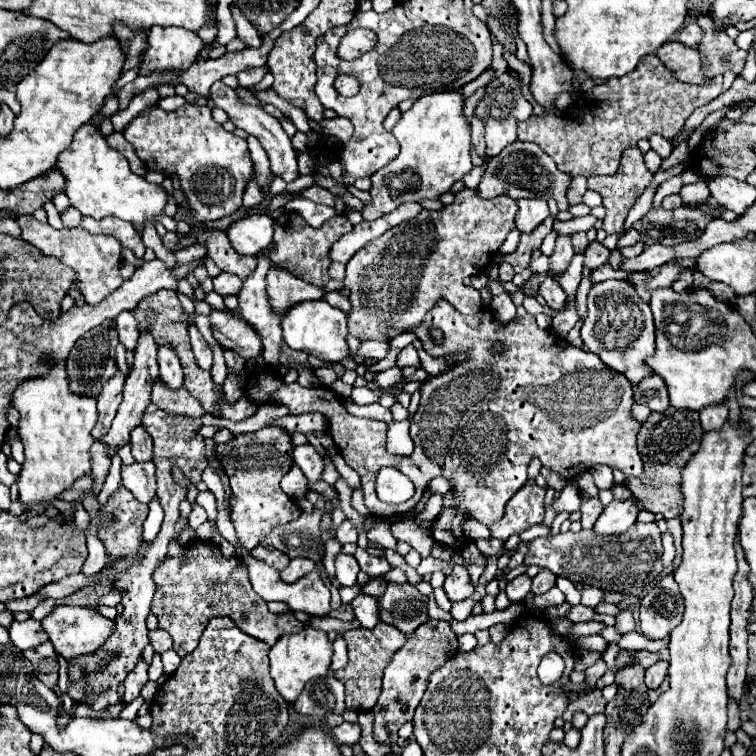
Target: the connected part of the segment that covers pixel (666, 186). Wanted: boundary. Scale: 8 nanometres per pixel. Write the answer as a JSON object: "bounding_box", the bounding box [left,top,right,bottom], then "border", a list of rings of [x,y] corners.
{"bounding_box":[652,176,682,210],"border":[[[674,176],[674,178],[670,178],[670,180],[662,182],[662,184],[658,186],[656,194],[654,194],[652,210],[658,210],[658,208],[660,208],[660,202],[662,202],[662,198],[664,198],[664,196],[668,196],[668,194],[678,194],[678,192],[680,192],[680,188],[682,188],[682,180],[680,180],[678,176]]]}

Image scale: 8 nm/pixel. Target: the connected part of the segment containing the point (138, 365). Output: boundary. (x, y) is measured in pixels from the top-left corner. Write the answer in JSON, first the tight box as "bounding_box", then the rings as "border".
{"bounding_box":[102,330,158,448],"border":[[[142,330],[138,336],[138,344],[134,350],[134,364],[132,364],[132,372],[126,378],[124,384],[124,400],[116,412],[116,418],[112,420],[112,428],[108,430],[108,434],[102,438],[102,442],[106,442],[108,446],[116,448],[116,446],[124,446],[130,440],[130,432],[140,426],[140,418],[142,412],[146,410],[146,406],[150,404],[150,392],[152,392],[152,382],[158,378],[158,362],[156,362],[156,352],[158,352],[158,344],[156,338],[152,334],[148,334],[148,330]]]}

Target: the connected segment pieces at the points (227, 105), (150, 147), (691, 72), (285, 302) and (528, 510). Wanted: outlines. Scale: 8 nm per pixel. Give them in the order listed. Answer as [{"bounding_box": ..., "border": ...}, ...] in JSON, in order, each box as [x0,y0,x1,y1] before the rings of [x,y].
[{"bounding_box":[210,82,300,182],"border":[[[214,82],[212,84],[210,96],[212,96],[212,100],[214,100],[214,104],[218,108],[222,108],[222,110],[228,112],[228,116],[234,122],[236,128],[242,128],[242,130],[246,130],[248,134],[254,134],[260,140],[260,144],[264,146],[264,150],[266,150],[266,154],[270,158],[270,168],[272,168],[274,176],[280,176],[284,182],[292,182],[292,180],[296,180],[300,176],[298,174],[298,166],[296,166],[296,150],[292,148],[290,138],[284,132],[284,128],[280,126],[278,118],[274,118],[268,112],[264,112],[260,106],[250,106],[250,104],[240,102],[238,96],[236,96],[236,92],[232,88],[228,88],[226,84],[222,84],[222,82]]]},{"bounding_box":[124,104,254,222],"border":[[[184,104],[178,112],[166,112],[160,106],[148,108],[128,124],[124,138],[134,146],[148,170],[158,170],[164,176],[178,174],[180,188],[190,202],[196,222],[212,222],[230,216],[242,206],[244,188],[254,172],[248,144],[244,138],[226,132],[222,124],[212,118],[208,106]]]},{"bounding_box":[656,40,712,84],"border":[[[672,40],[672,42],[666,42],[660,50],[656,50],[656,56],[682,82],[690,82],[690,84],[710,84],[712,82],[712,78],[706,76],[698,48],[688,48],[684,44]]]},{"bounding_box":[266,268,324,318],"border":[[[270,268],[266,276],[266,290],[270,298],[272,310],[282,318],[284,312],[288,312],[292,306],[304,300],[320,300],[324,298],[324,290],[318,286],[312,286],[296,276],[292,276],[286,270]]]},{"bounding_box":[490,480,544,540],"border":[[[528,480],[506,504],[502,522],[490,526],[492,538],[508,540],[508,536],[520,534],[526,528],[540,524],[544,518],[544,494],[544,488],[540,488],[534,480]]]}]

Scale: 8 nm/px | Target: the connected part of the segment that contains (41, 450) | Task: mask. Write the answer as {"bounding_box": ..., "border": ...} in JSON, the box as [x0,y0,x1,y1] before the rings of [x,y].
{"bounding_box":[12,362,98,518],"border":[[[56,362],[46,376],[22,382],[12,396],[12,404],[20,412],[18,432],[26,454],[18,474],[18,500],[28,506],[24,516],[32,518],[44,514],[78,478],[92,474],[90,446],[94,436],[90,432],[96,426],[98,408],[94,398],[80,398],[68,390],[64,362]]]}

